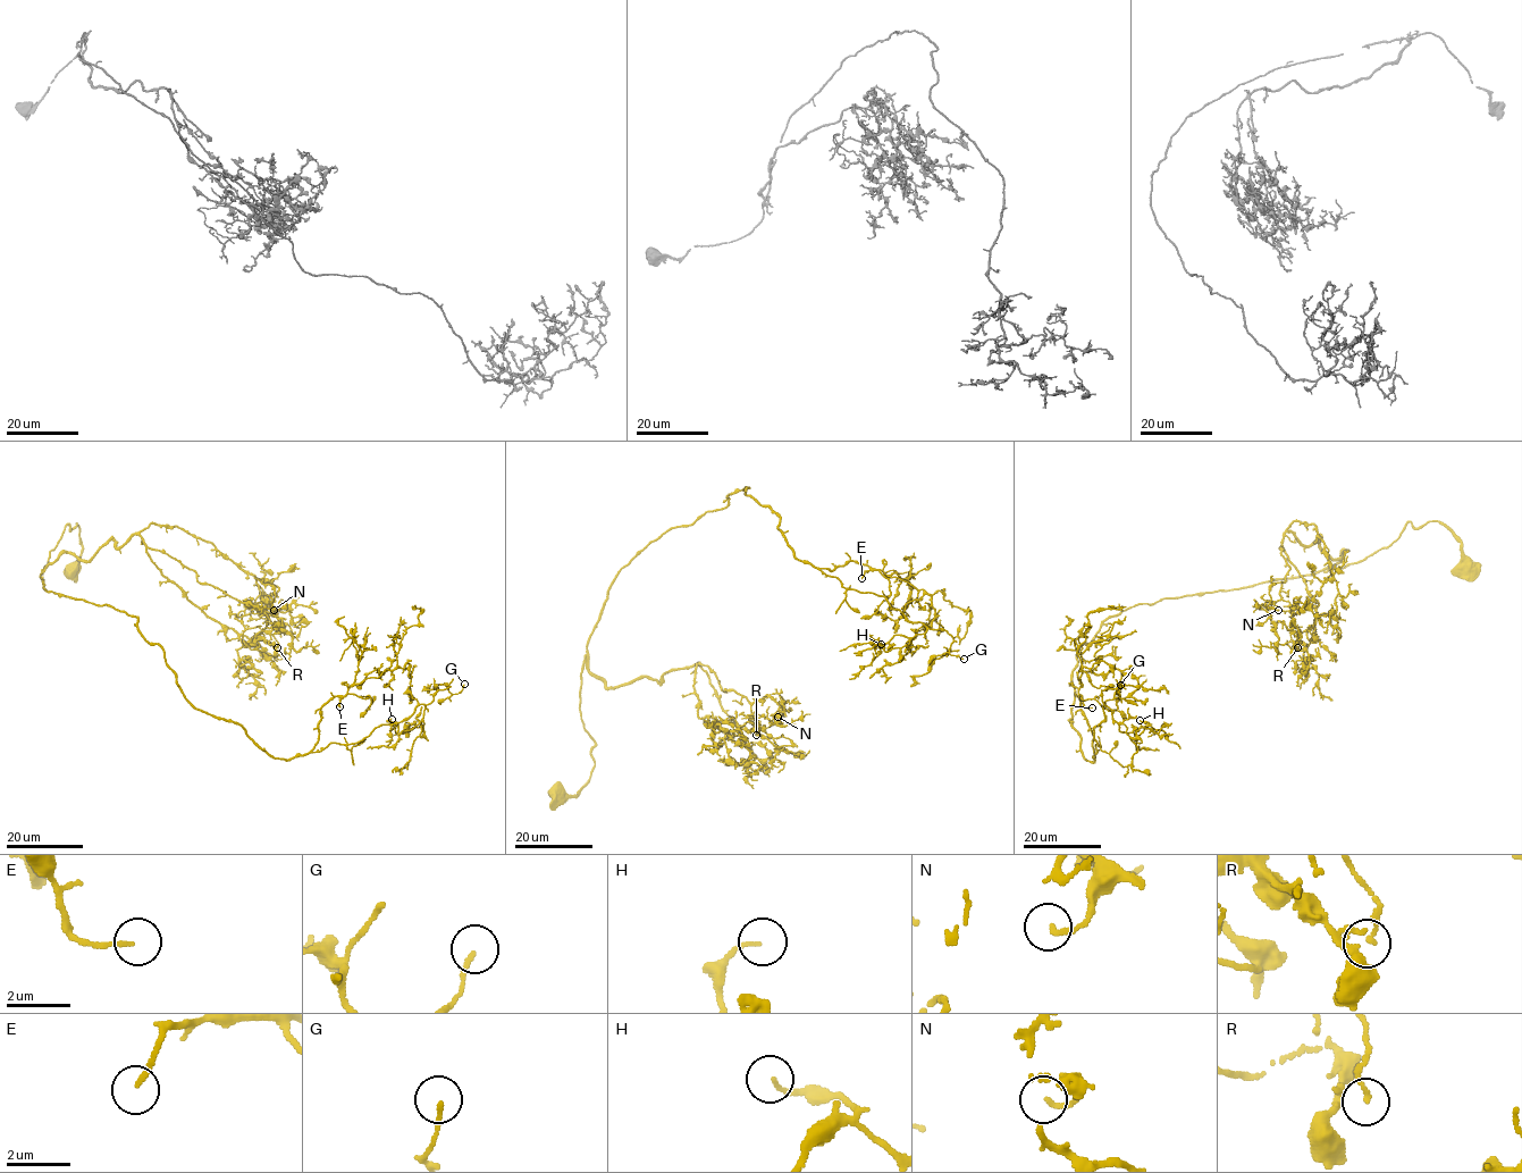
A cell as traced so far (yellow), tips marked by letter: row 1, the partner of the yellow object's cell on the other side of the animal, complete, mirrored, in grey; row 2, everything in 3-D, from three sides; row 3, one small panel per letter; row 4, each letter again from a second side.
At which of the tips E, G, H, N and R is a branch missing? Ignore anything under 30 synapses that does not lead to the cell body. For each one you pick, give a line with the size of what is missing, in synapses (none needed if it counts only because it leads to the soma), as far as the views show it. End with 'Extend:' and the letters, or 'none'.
E: 45 synapses
Extend: E

